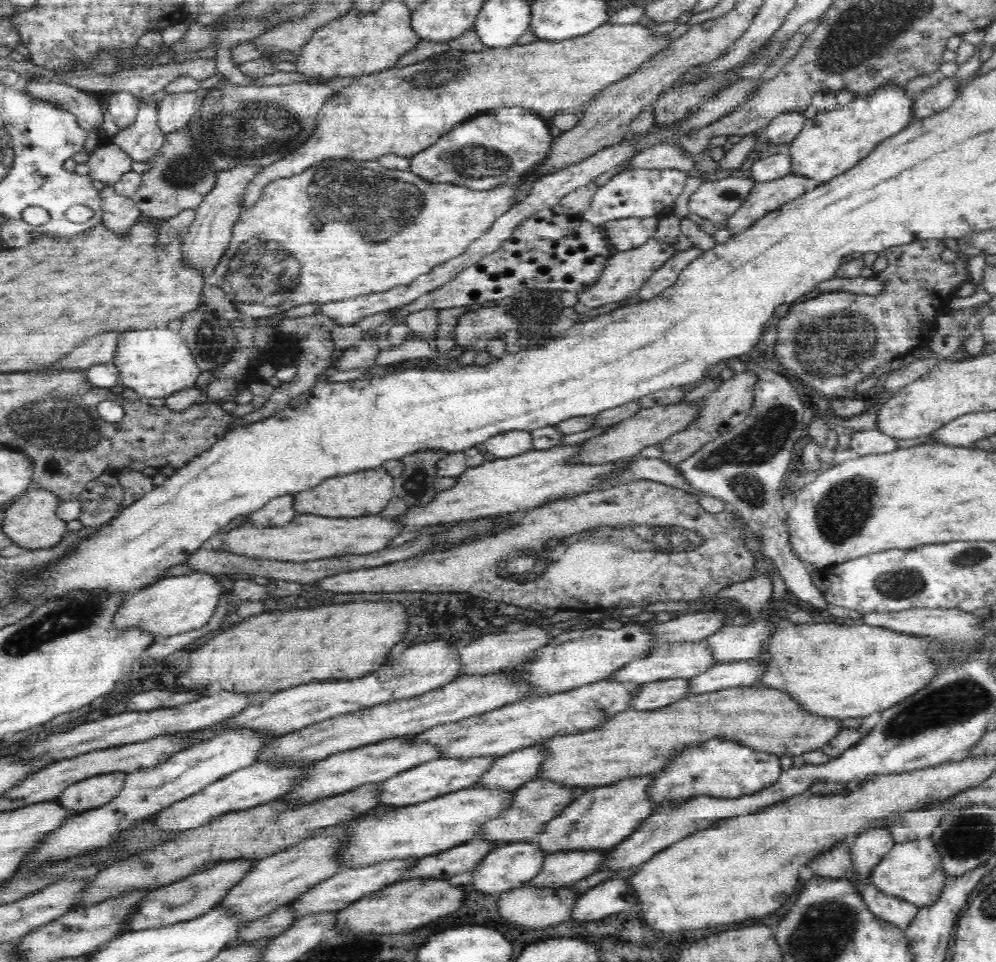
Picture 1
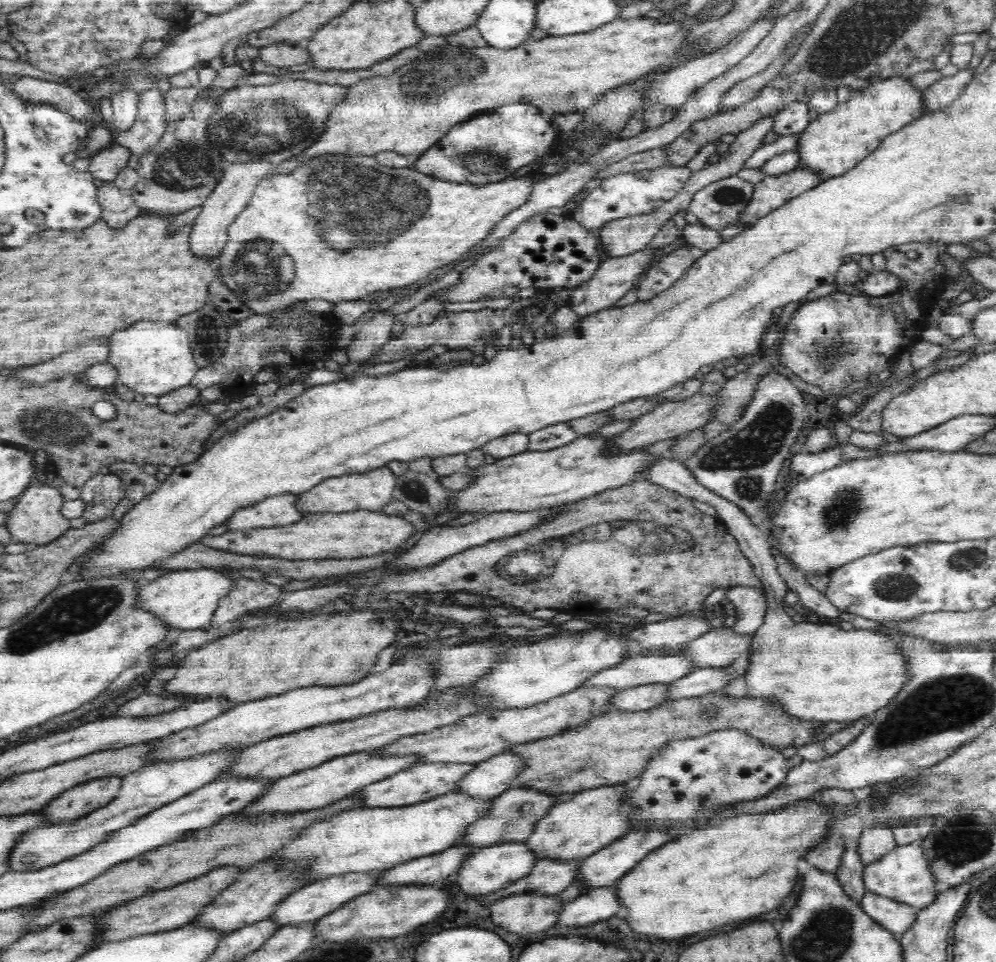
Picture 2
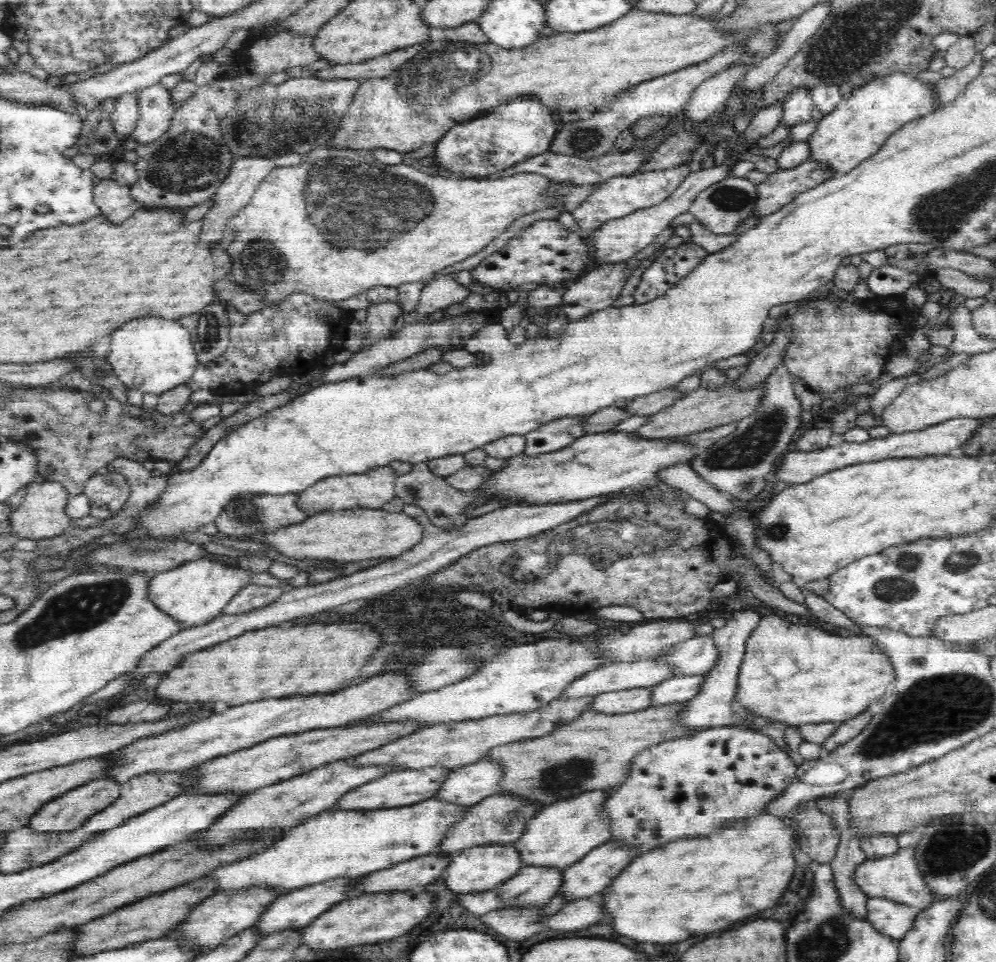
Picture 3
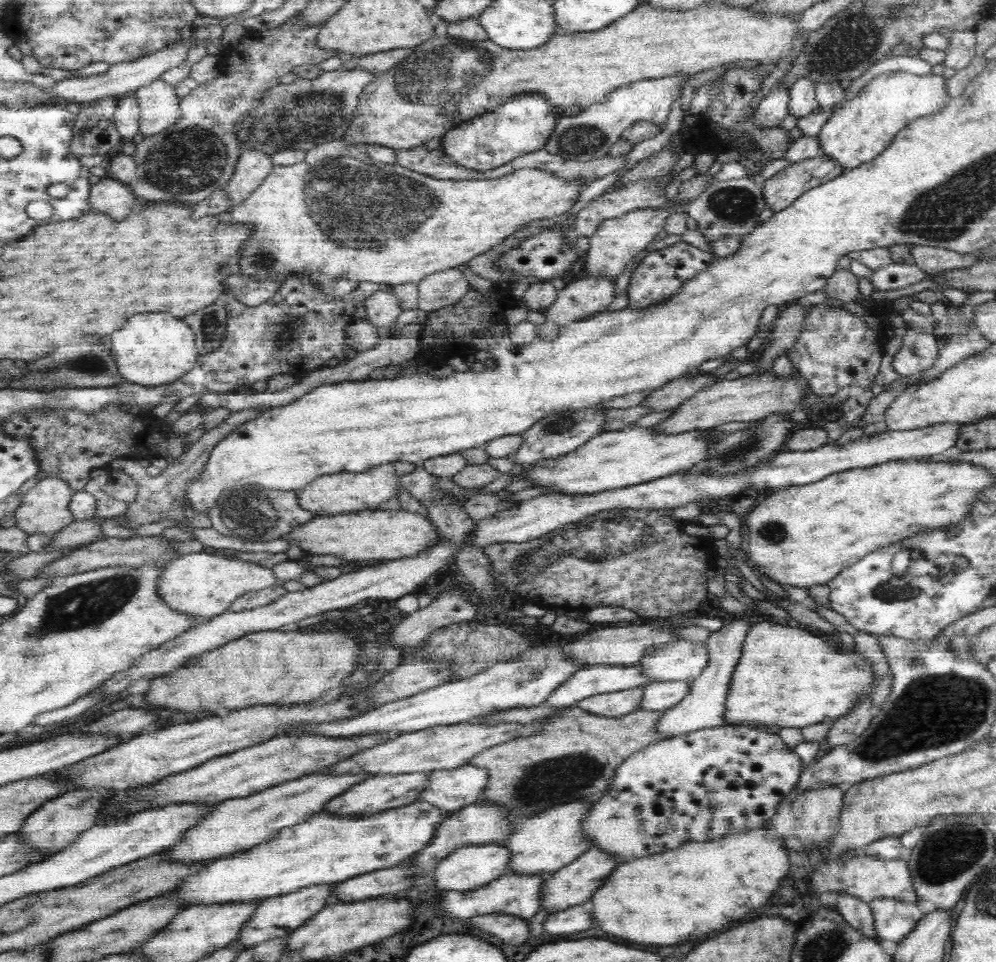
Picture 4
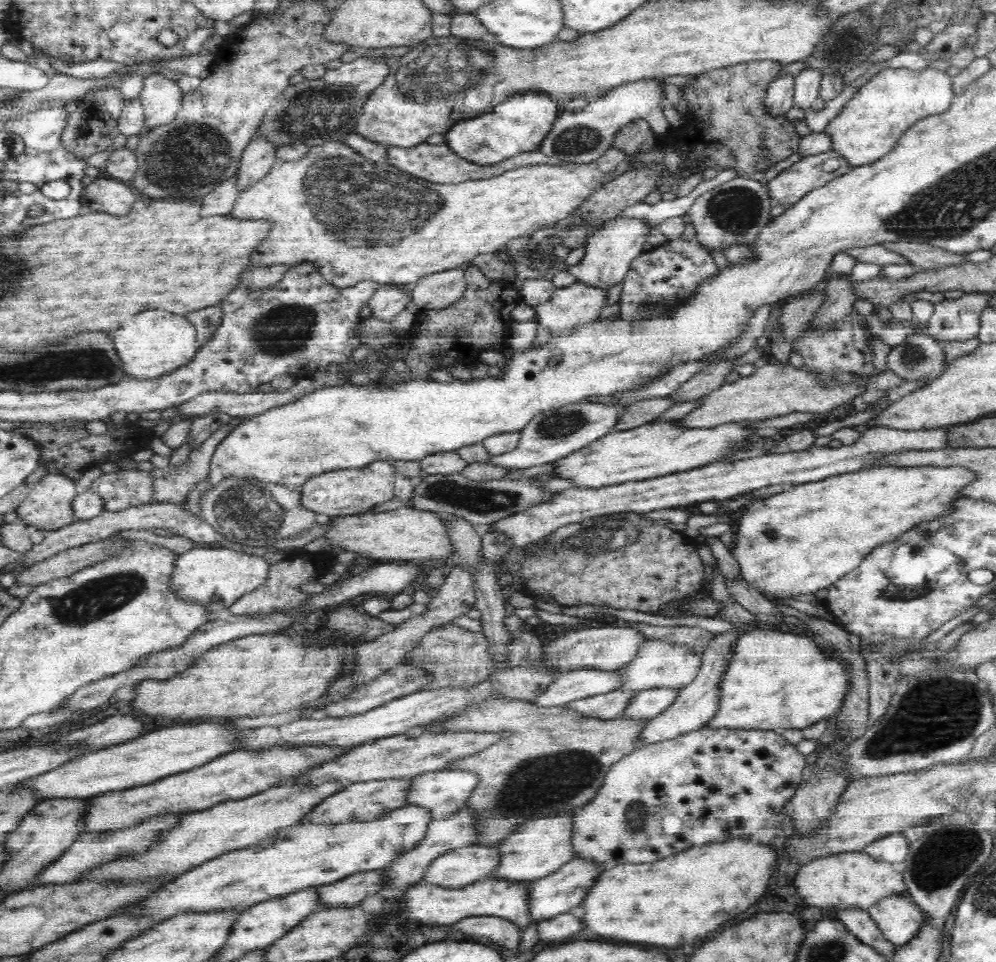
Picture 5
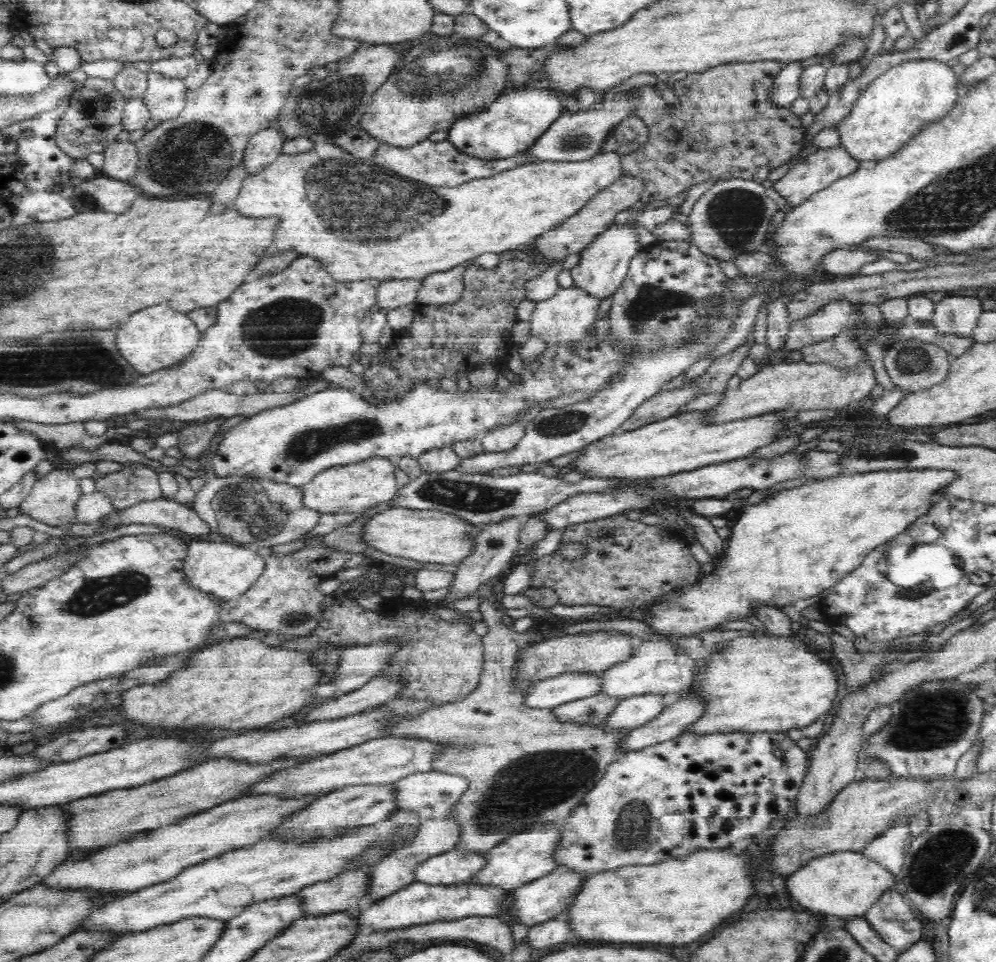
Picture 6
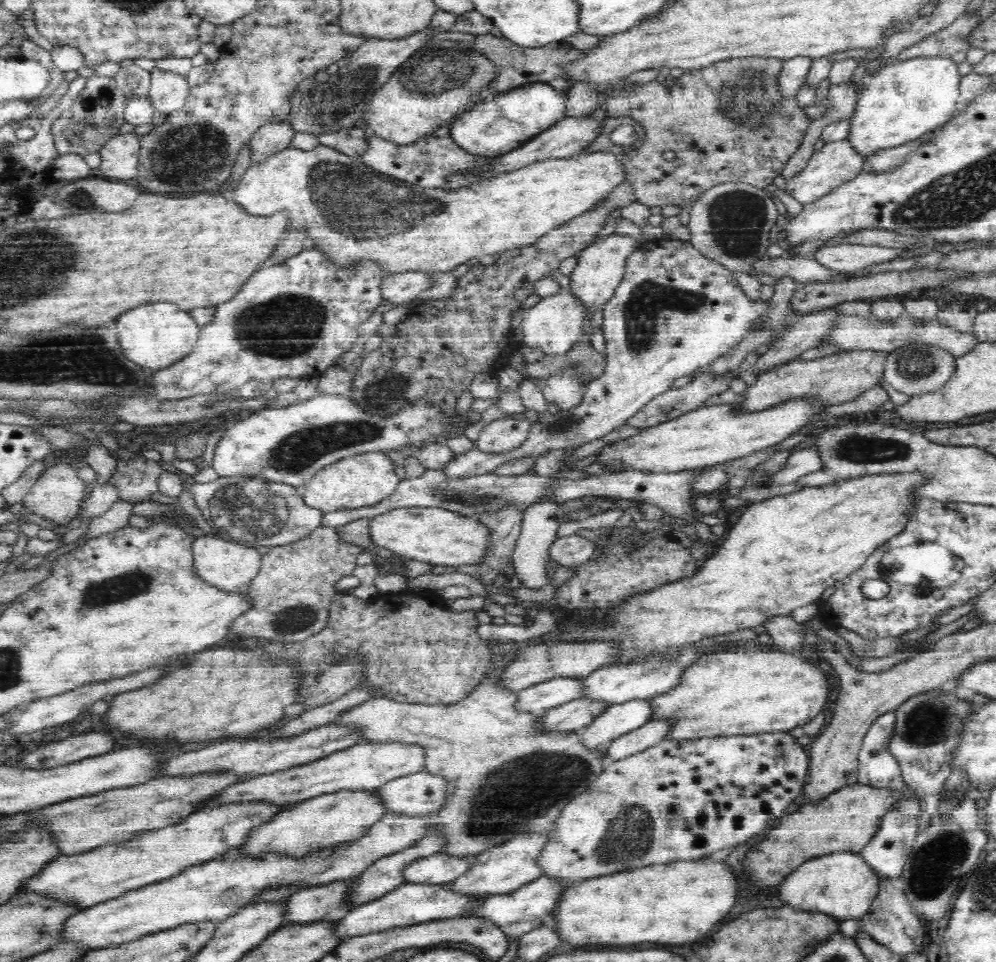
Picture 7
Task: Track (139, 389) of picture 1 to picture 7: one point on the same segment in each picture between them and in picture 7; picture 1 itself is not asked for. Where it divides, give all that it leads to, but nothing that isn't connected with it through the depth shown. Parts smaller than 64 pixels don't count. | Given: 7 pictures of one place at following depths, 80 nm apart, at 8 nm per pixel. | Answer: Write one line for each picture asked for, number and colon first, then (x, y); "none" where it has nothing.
2: (152, 358)
3: (152, 355)
4: (151, 350)
5: (153, 344)
6: (157, 338)
7: (154, 337)

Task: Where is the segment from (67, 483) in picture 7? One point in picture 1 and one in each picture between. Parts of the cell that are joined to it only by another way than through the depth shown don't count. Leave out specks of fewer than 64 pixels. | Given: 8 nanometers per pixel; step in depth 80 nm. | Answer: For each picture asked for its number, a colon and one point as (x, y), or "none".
1: (31, 522)
2: (35, 520)
3: (41, 515)
4: (44, 510)
5: (48, 506)
6: (52, 500)

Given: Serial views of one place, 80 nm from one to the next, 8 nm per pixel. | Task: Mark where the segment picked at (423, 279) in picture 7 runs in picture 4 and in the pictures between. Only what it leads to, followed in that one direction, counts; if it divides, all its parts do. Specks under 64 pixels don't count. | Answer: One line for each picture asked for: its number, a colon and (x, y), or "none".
4: (382, 308)
5: (389, 300)
6: (391, 294)

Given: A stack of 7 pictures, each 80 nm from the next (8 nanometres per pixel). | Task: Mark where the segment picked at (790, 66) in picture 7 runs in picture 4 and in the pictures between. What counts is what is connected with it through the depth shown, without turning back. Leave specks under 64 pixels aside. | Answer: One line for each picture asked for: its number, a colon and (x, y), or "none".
4: (771, 111)
5: (779, 97)
6: (786, 86)

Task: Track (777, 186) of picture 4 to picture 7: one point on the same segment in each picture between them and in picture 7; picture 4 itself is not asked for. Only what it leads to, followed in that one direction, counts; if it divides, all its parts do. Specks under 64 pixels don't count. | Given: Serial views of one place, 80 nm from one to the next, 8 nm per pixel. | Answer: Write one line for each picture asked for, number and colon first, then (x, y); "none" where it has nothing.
5: (811, 172)
6: (819, 170)
7: (835, 163)

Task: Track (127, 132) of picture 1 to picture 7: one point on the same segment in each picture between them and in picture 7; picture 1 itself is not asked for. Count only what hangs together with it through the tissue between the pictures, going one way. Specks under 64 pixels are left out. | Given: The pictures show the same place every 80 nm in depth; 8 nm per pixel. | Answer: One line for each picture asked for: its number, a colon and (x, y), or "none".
2: (145, 133)
3: (156, 110)
4: (159, 103)
5: (161, 97)
6: (165, 97)
7: (168, 90)

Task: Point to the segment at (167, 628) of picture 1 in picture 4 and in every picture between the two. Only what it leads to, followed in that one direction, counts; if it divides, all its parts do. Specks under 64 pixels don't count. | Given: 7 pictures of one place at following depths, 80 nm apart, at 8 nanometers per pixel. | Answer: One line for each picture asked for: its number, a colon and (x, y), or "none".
2: (183, 600)
3: (193, 594)
4: (202, 585)

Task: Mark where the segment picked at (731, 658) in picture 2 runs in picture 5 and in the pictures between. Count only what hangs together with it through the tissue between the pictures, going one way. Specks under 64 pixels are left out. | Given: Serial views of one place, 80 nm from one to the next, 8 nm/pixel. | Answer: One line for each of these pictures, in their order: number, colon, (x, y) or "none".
3: (698, 655)
4: (683, 661)
5: (659, 664)

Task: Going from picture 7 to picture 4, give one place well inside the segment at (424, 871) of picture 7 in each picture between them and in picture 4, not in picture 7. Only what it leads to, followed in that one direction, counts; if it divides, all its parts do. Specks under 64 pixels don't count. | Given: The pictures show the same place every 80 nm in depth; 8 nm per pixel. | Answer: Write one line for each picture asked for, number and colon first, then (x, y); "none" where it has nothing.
4: (471, 867)
5: (460, 867)
6: (453, 867)

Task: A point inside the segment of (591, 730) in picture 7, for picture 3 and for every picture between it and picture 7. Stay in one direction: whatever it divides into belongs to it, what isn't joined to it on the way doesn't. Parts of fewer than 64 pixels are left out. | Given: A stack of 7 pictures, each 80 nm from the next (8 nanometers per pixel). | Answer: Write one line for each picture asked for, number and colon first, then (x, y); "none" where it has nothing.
3: (679, 688)
4: (659, 695)
5: (648, 703)
6: (632, 712)

